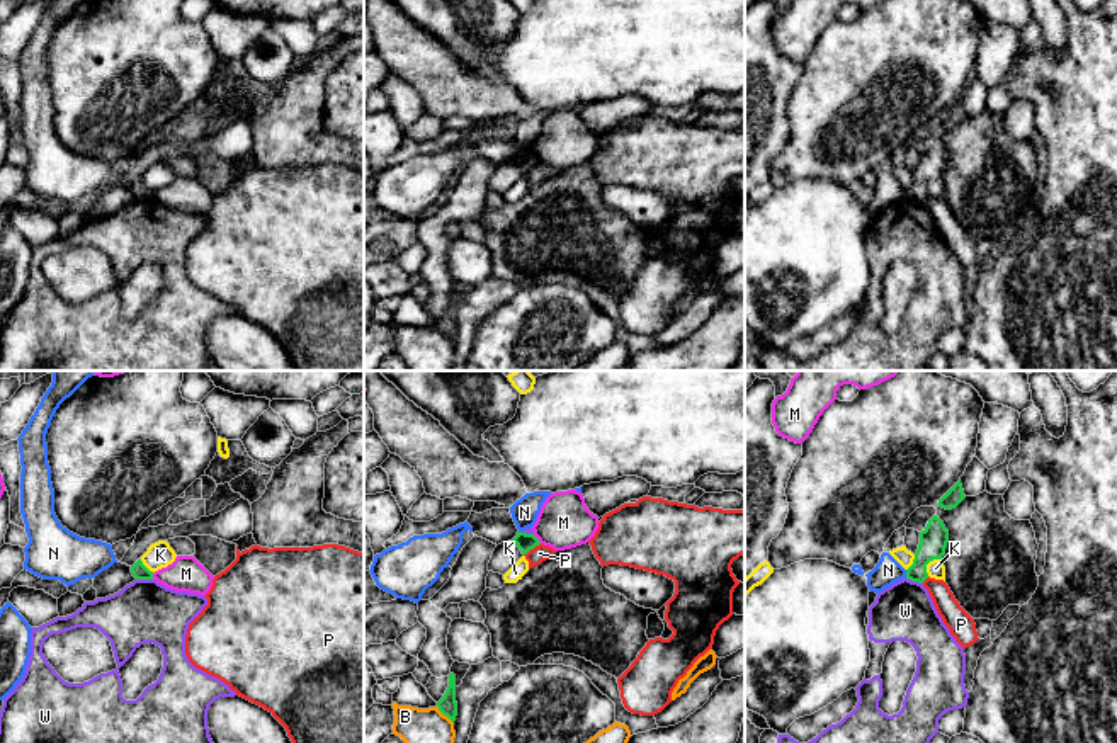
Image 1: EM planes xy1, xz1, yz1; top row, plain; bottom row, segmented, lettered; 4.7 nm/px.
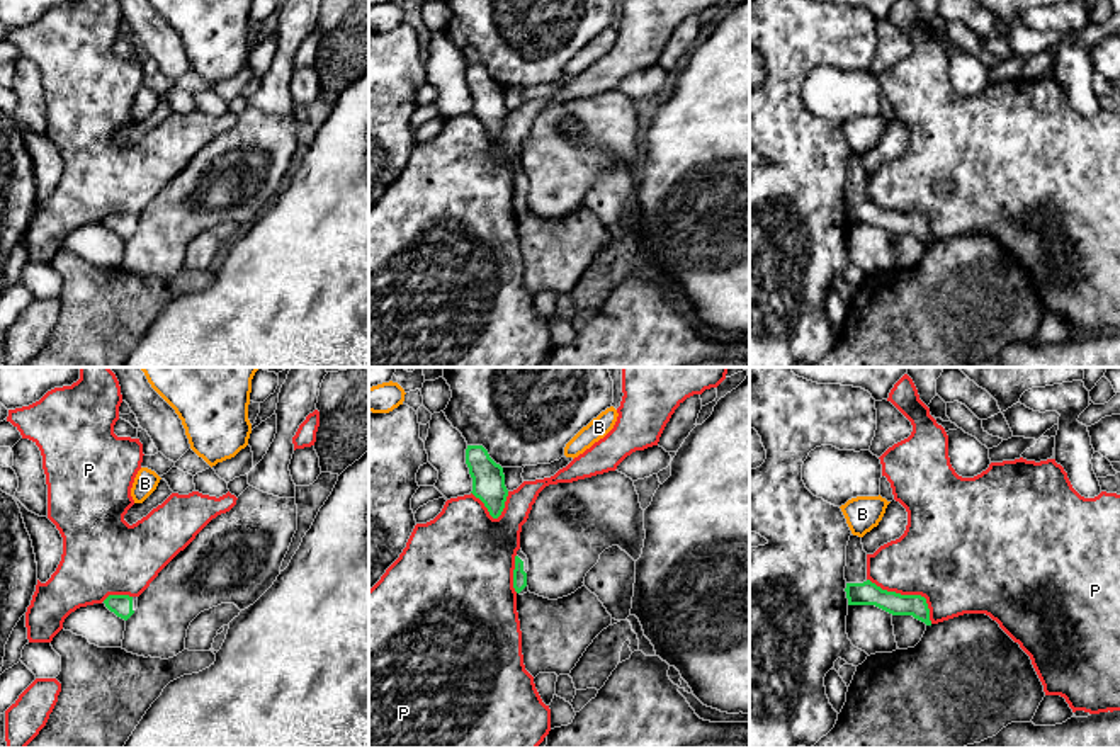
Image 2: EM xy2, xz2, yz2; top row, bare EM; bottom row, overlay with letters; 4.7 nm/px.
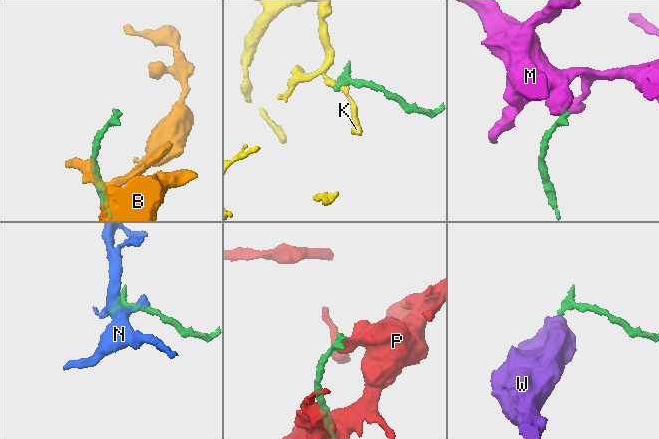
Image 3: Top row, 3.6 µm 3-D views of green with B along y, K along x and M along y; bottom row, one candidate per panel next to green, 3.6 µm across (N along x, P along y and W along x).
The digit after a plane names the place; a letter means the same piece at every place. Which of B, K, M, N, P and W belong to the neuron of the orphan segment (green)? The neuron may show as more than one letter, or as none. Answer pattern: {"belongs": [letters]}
{"belongs": []}

